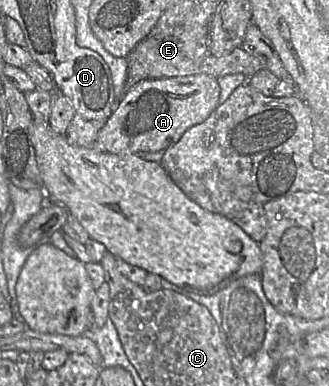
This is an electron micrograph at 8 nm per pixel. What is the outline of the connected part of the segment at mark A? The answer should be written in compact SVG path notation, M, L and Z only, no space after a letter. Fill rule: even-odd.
M206 74L140 81L123 95L113 113L99 130L92 146L102 152L116 155L166 150L179 141L189 128L205 121L220 104L219 97L218 79Z

